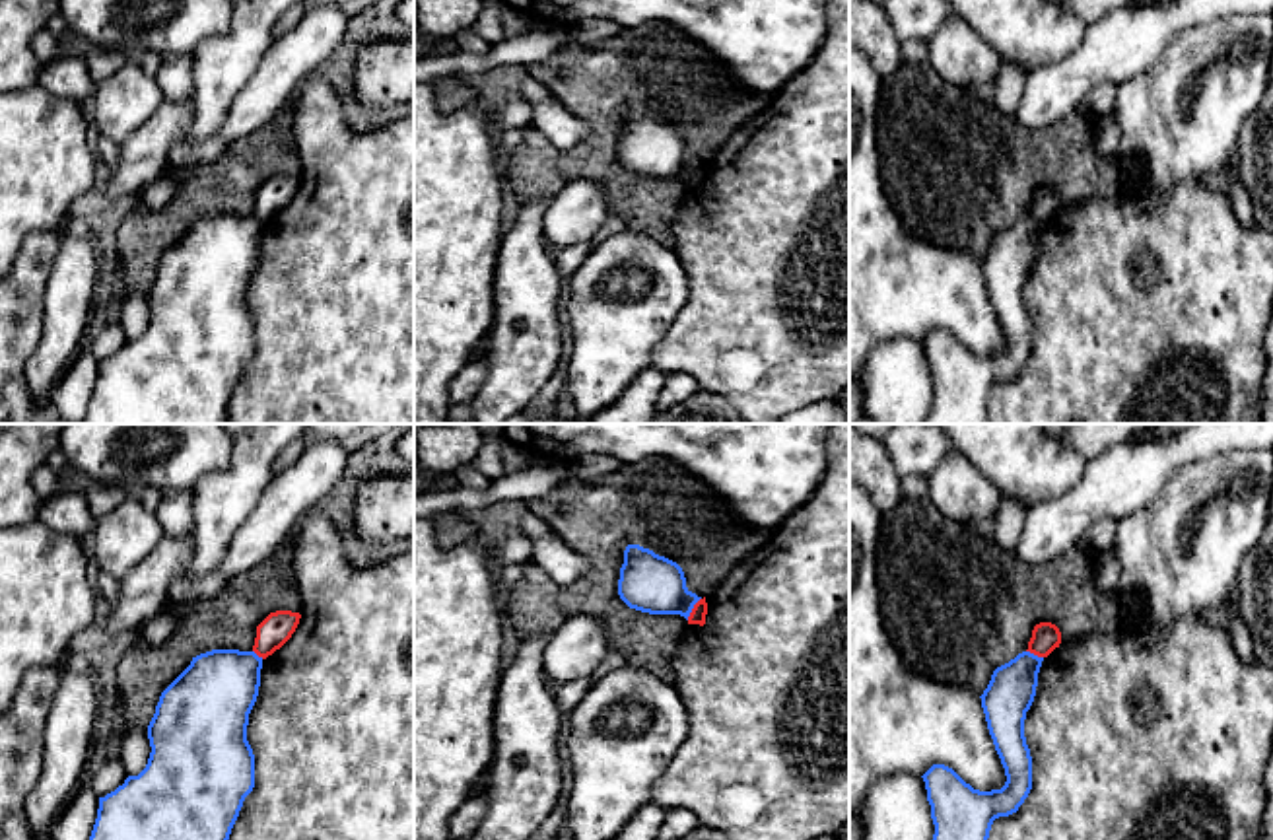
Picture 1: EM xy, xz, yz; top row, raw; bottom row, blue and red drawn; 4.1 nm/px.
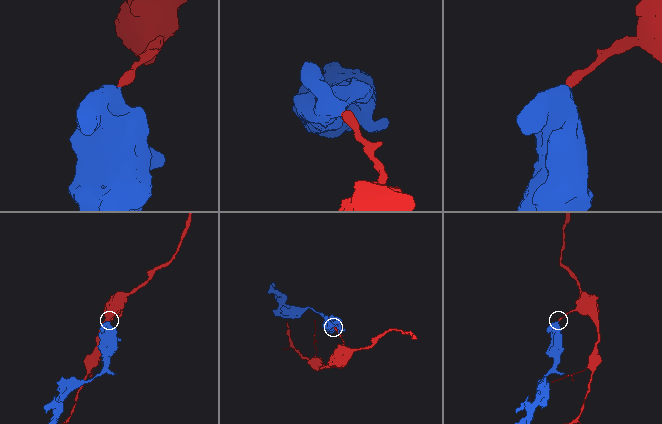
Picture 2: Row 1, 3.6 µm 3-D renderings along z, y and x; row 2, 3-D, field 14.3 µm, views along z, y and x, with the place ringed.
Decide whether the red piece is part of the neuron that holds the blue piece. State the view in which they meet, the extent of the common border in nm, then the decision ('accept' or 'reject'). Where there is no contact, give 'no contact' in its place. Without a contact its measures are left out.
xz | 110 nm | reject

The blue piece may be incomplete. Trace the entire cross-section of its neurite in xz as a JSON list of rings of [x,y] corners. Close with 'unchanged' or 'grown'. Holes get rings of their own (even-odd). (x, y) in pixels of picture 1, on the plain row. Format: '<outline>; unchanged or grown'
[[[628,109],[618,144],[620,163],[649,179],[680,179],[688,185],[702,163],[686,152],[682,132],[639,109]]]; unchanged

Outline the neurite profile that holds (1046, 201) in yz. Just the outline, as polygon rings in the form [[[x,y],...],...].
[[[1040,187],[1032,194],[1032,202],[1028,206],[1030,218],[1038,222],[1048,222],[1055,212],[1061,208],[1061,196],[1055,189],[1051,187]]]

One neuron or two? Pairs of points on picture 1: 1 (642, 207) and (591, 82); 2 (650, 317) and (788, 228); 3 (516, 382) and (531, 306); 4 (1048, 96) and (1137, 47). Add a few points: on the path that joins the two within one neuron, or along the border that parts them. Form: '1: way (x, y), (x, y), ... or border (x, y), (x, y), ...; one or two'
1: way (611, 175), (603, 166), (603, 113); one
2: border (675, 251), (687, 280), (687, 304), (665, 335); two
3: way (519, 362), (525, 339), (533, 331), (531, 325); one
4: way (1069, 80), (1116, 47); one

